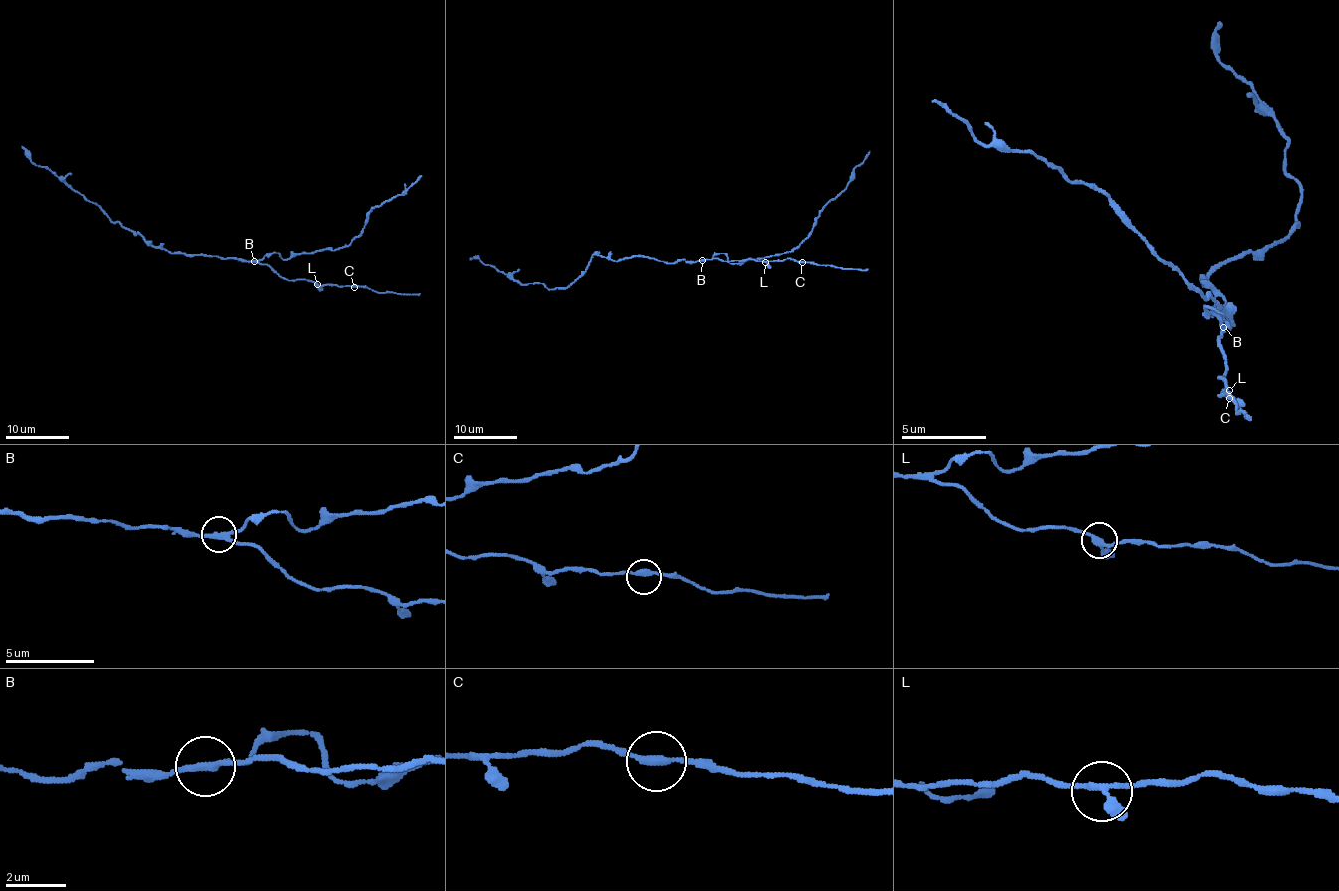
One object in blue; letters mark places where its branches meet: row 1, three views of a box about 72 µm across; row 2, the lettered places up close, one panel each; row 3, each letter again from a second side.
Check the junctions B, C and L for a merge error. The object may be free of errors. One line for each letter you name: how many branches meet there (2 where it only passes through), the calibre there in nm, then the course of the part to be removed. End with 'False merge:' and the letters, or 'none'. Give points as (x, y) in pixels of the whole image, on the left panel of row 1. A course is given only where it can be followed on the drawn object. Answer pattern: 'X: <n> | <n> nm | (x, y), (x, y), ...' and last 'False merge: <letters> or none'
B: 3 | 220 nm | (254, 260), (273, 252), (290, 259), (344, 247), (362, 232), (371, 209), (404, 192), (420, 175)
False merge: B

